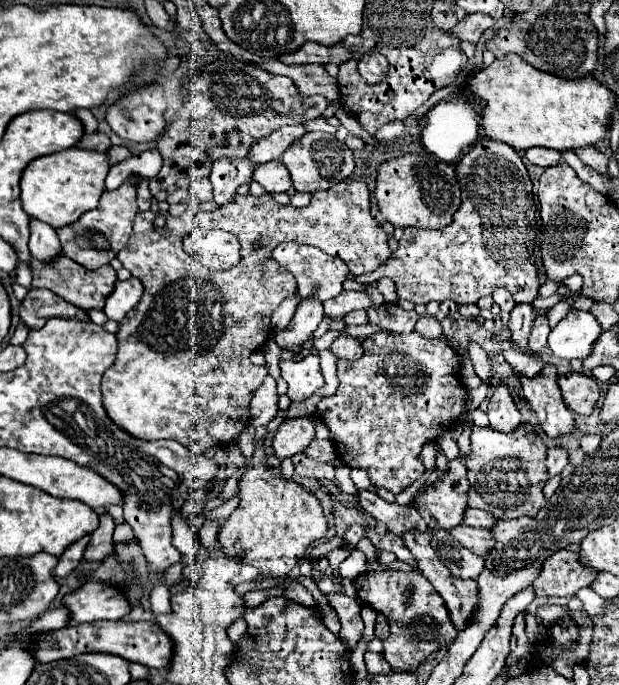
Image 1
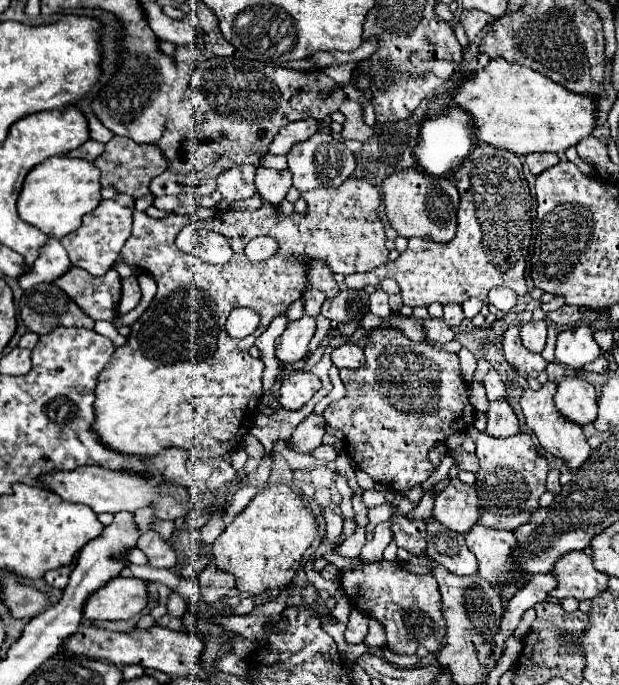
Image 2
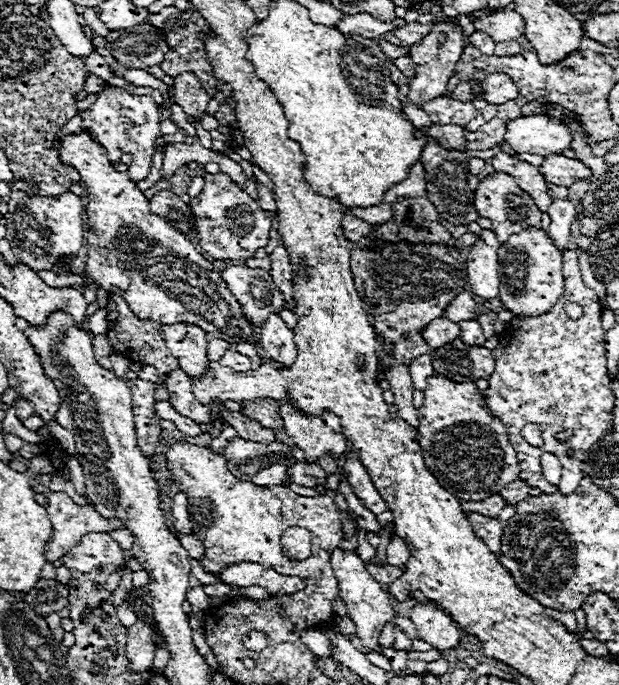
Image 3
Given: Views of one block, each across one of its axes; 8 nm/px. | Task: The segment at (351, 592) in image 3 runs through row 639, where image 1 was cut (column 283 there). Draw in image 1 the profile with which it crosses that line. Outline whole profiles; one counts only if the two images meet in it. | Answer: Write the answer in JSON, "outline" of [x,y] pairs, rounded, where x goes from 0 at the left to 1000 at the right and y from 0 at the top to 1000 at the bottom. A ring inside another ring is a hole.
{"outline":[[[501,517],[488,526],[456,526],[452,540],[456,552],[465,558],[465,581],[472,587],[488,587],[523,564],[511,517]]]}

